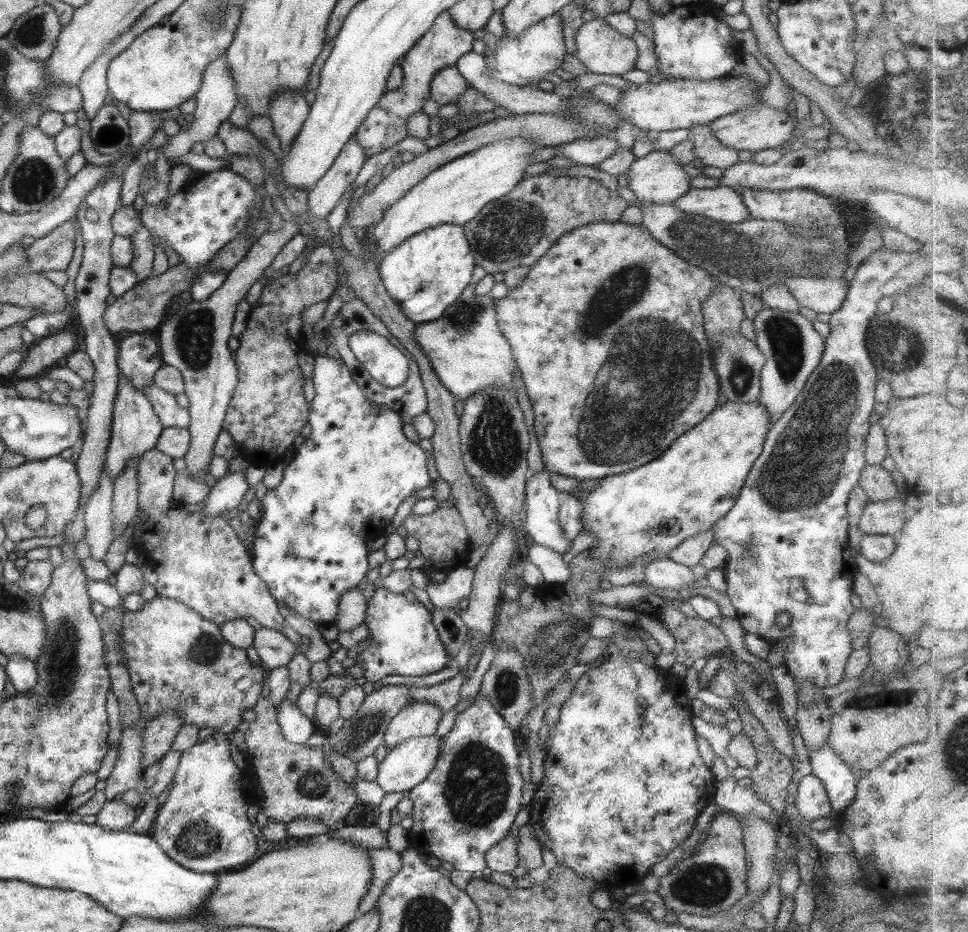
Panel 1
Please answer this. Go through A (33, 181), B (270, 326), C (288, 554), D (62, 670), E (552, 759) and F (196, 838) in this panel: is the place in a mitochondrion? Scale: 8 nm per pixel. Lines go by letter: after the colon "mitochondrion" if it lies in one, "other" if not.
A: mitochondrion
B: mitochondrion
C: mitochondrion
D: mitochondrion
E: other
F: mitochondrion

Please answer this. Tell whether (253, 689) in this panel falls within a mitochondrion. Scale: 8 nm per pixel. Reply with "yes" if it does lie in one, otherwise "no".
no

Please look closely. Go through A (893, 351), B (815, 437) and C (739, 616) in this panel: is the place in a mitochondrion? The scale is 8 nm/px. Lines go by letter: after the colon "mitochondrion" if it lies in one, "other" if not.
A: mitochondrion
B: mitochondrion
C: other

